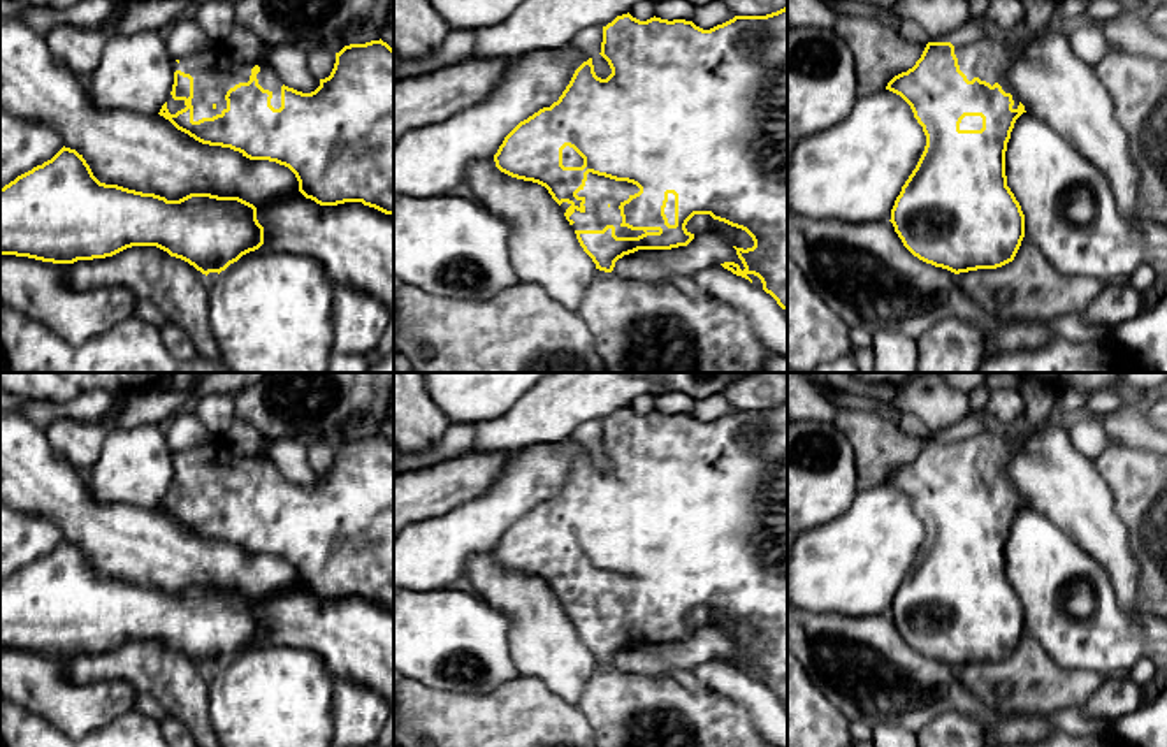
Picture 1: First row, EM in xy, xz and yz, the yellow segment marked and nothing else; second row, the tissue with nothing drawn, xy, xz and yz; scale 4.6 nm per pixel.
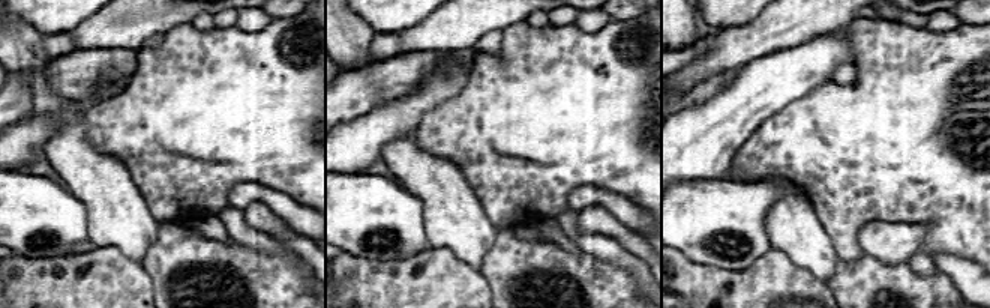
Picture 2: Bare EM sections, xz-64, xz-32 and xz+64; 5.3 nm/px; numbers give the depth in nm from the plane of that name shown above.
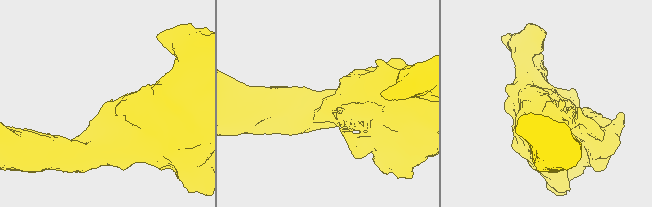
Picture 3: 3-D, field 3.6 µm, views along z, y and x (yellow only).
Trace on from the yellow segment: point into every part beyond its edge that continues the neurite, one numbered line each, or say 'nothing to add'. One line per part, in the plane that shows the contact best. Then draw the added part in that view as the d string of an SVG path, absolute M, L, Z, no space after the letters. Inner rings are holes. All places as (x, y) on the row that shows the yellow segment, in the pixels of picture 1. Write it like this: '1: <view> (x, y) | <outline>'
1: xz (600, 192) | M589 172L585 186L576 193L585 199L585 211L569 216L575 223L573 230L603 230L606 225L615 227L617 237L638 237L643 230L631 230L622 227L622 216L619 206L640 188L627 181L615 181L605 176Z

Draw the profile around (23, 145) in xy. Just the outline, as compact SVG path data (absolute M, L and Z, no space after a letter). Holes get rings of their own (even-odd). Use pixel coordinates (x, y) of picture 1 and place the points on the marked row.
M0 105L0 188L51 160L62 148L58 130L21 120Z

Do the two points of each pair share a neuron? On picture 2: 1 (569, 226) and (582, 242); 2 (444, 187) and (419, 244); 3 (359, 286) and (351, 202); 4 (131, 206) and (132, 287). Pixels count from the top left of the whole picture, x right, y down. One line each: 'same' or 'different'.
1: same
2: different
3: different
4: different

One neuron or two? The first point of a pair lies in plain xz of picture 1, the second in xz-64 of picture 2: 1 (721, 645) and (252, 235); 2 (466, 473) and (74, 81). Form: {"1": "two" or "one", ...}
{"1": "two", "2": "one"}

